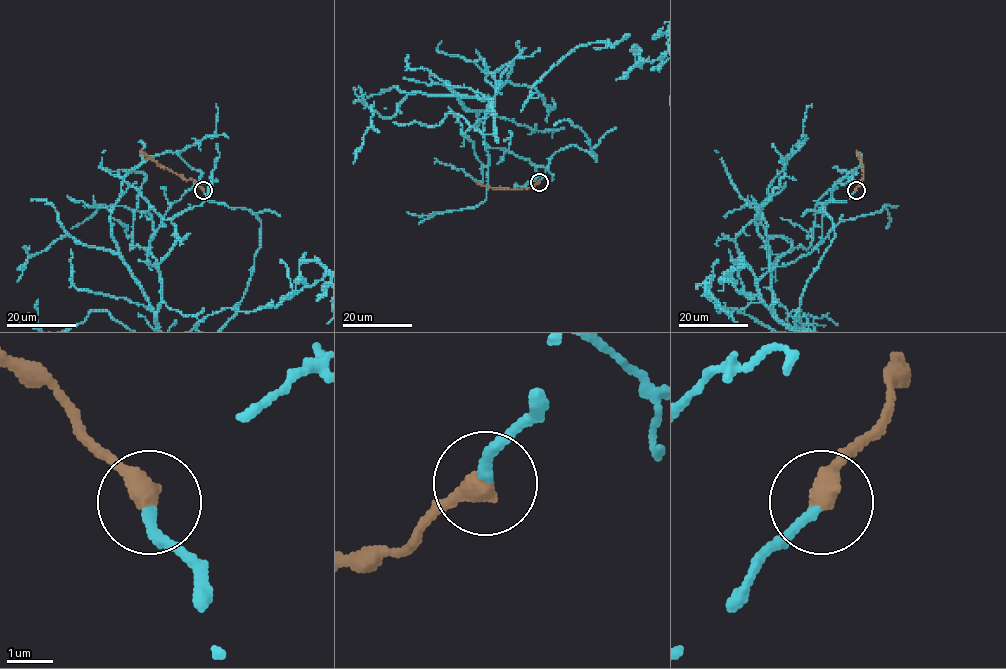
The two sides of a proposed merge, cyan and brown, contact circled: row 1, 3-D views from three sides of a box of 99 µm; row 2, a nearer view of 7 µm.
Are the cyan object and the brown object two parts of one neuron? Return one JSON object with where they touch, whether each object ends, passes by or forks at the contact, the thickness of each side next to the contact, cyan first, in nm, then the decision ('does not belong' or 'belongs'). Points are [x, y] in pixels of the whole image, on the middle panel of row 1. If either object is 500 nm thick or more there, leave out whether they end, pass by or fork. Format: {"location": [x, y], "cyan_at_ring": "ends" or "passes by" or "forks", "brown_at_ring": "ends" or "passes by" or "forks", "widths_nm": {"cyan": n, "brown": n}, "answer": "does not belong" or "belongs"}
{"location": [539, 182], "cyan_at_ring": "ends", "brown_at_ring": "ends", "widths_nm": {"cyan": 200, "brown": 480}, "answer": "belongs"}

